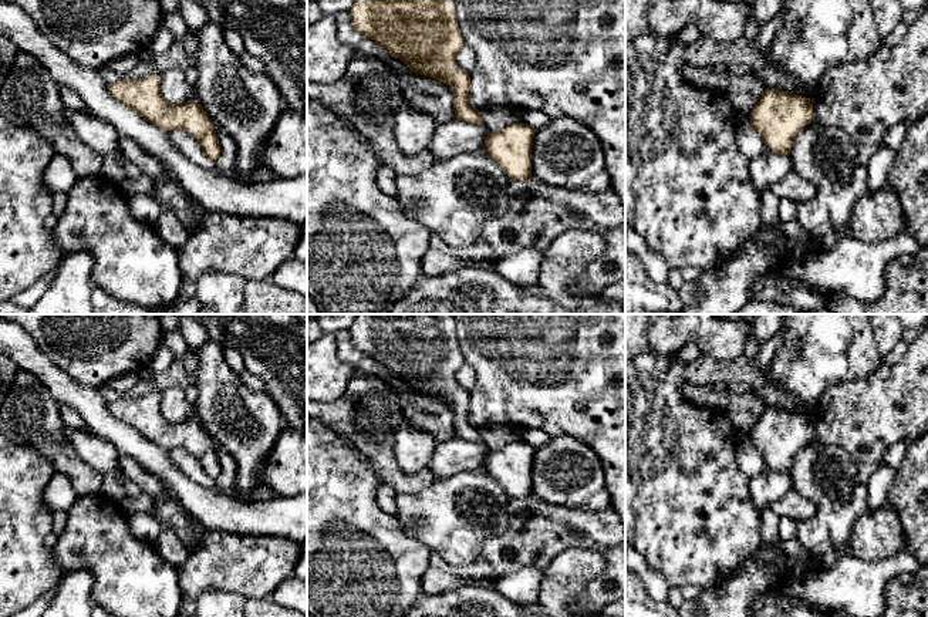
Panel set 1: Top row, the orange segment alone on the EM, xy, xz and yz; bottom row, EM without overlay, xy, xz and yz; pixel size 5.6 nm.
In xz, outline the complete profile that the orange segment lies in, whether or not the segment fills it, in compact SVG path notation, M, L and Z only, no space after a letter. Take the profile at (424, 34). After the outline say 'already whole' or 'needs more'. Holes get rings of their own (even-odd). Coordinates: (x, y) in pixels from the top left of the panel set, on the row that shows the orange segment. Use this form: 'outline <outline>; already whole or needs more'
outline M355 0L350 9L352 27L381 44L412 73L435 78L450 87L455 118L483 125L480 111L469 105L469 73L456 63L456 53L465 45L455 14L455 0Z; already whole

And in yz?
outline M767 88L749 118L769 149L789 155L794 136L813 121L813 101Z; already whole

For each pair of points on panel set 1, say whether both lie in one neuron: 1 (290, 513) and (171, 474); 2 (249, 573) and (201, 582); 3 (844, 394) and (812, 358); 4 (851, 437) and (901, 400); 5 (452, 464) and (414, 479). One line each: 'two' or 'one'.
1: one
2: one
3: two
4: one
5: two

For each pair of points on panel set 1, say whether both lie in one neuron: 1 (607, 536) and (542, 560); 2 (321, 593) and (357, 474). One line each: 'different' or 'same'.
1: same
2: same

